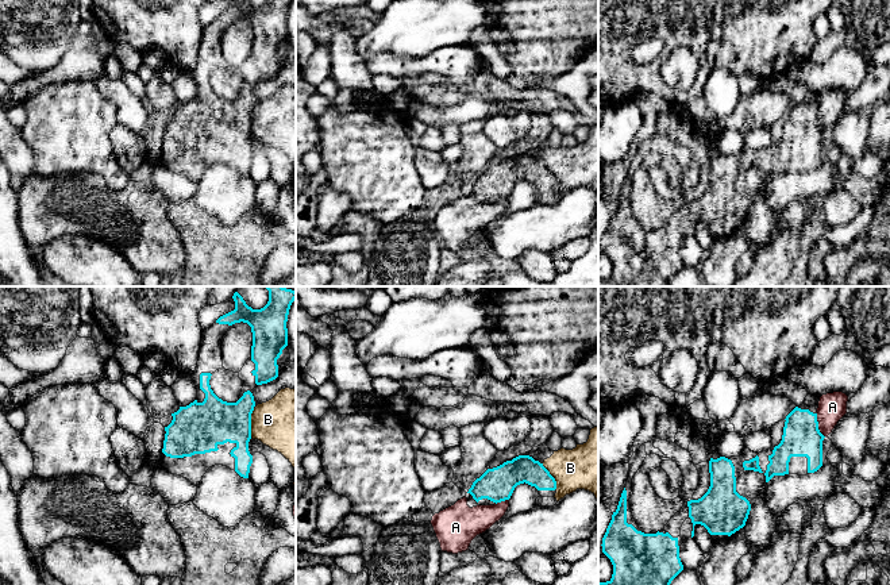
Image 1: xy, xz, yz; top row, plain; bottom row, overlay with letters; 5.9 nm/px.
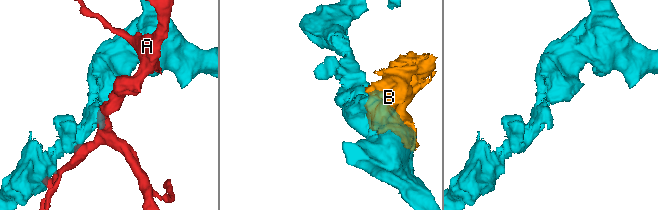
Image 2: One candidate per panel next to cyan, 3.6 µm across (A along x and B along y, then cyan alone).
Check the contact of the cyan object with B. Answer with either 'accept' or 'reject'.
reject

